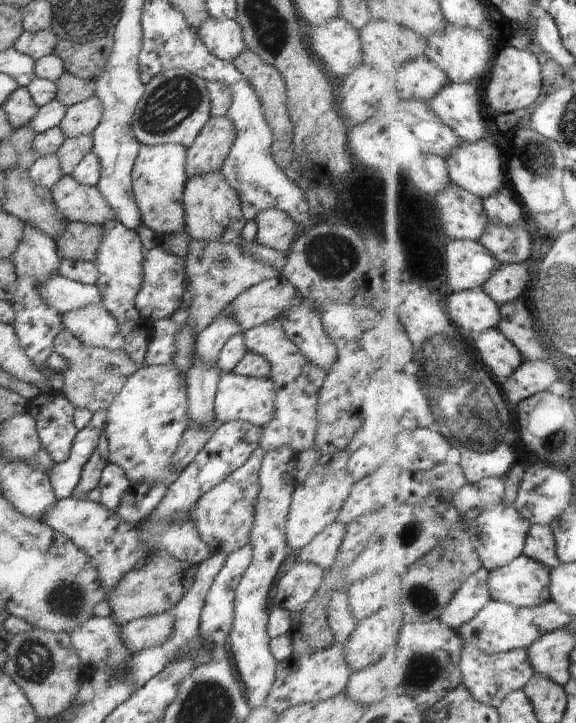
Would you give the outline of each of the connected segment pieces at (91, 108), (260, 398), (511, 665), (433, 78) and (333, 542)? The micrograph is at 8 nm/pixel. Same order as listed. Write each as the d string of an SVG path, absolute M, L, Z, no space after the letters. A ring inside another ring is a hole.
M97 97L81 101L67 108L62 123L58 126L66 139L90 135L100 124L103 105Z
M222 373L215 396L216 421L245 421L256 427L266 427L273 418L275 409L275 385L270 378L244 377L235 373Z
M473 646L463 647L462 672L464 684L476 696L476 700L499 707L504 700L517 690L525 690L532 678L537 673L530 658L529 649L518 648L516 650L500 653L482 652L480 648Z
M422 56L399 69L397 74L402 100L424 100L436 98L451 78L430 57Z
M337 521L324 528L314 539L297 553L297 562L318 566L324 572L330 573L342 540L345 525Z

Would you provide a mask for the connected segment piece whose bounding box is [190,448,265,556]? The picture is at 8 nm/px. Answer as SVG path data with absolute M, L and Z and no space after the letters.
M256 448L255 452L240 468L226 476L224 481L209 489L197 500L196 509L190 513L197 522L200 539L206 544L210 555L231 554L243 548L248 543L253 516L255 514L255 501L259 494L259 471L265 451Z

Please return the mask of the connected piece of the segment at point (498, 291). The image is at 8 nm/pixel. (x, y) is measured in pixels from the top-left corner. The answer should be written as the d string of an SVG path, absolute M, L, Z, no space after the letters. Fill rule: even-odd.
M504 263L484 288L503 307L508 302L523 299L528 282L530 270L526 263Z

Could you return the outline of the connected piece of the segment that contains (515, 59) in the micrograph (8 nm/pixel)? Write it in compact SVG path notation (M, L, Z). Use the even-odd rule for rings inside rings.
M512 46L504 48L496 60L496 68L494 68L494 78L490 88L487 88L487 98L485 99L489 106L494 108L496 112L516 112L520 108L528 108L532 106L544 90L544 68L538 60L536 54L528 52L528 50L516 50Z

